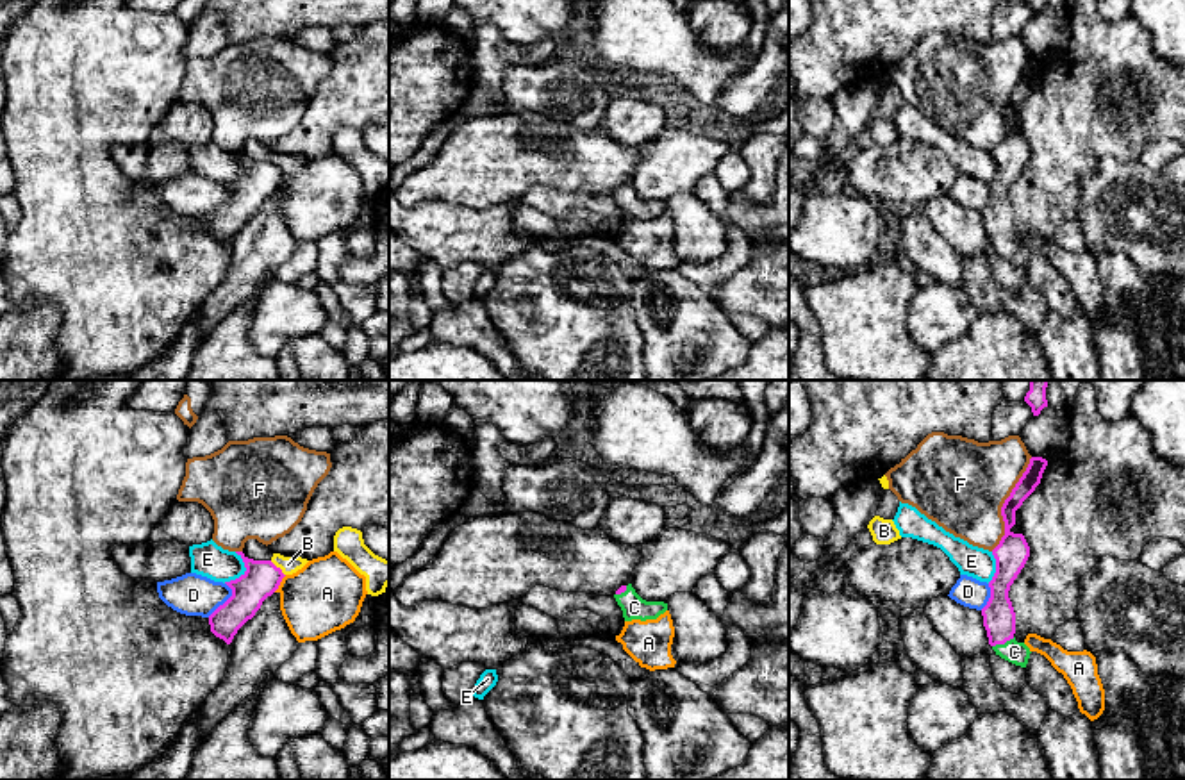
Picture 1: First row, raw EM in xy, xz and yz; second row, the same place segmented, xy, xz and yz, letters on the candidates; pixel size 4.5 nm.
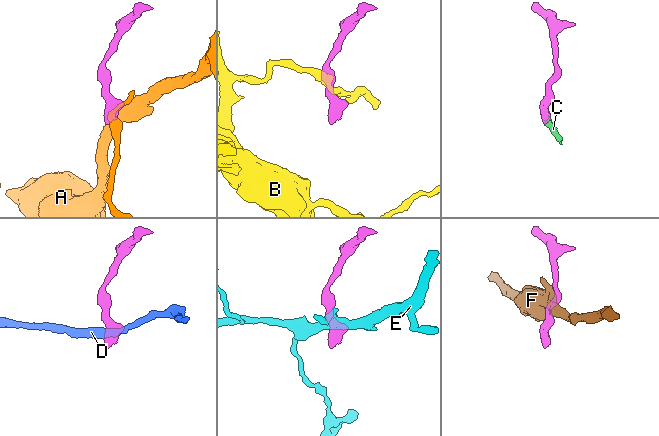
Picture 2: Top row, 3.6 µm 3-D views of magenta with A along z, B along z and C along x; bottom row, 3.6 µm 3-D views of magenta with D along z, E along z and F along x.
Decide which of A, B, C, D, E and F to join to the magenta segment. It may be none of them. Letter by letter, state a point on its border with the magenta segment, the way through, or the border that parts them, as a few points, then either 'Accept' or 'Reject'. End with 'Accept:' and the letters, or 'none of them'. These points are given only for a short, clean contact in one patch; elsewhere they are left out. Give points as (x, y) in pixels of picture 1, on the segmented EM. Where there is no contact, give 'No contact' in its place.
A: Touches magenta at xy (279, 584). Boundary: xy (286, 575), (273, 591). Reject
B: Touches magenta at xy (279, 568). Boundary: xy (270, 561), (284, 575). Reject
C: Touches magenta at yz (1003, 643). Path across: yz (998, 614), (1003, 643), (1014, 652). Accept
D: Touches magenta at xy (227, 600). Boundary: xy (225, 582), (231, 595), (207, 616). Reject
E: Touches magenta at xy (245, 572). Boundary: xy (236, 552), (245, 570), (223, 582). Reject
F: Touches magenta at yz (1003, 504). Reject
Accept: C

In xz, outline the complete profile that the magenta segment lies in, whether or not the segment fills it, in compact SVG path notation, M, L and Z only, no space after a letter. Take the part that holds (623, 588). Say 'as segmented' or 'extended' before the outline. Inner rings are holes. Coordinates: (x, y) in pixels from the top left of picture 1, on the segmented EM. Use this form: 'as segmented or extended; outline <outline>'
extended; outline M632 584L621 585L614 594L617 605L623 610L625 621L632 619L657 619L660 614L667 610L667 603L664 602L646 602L642 600Z

